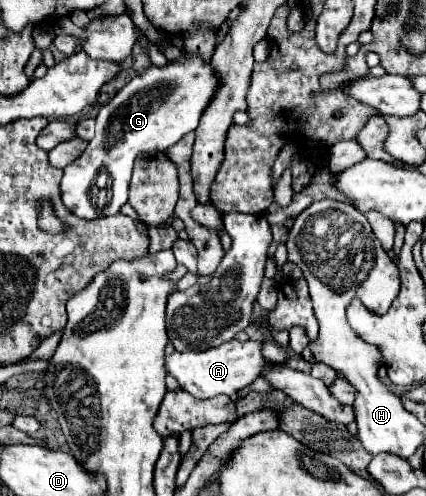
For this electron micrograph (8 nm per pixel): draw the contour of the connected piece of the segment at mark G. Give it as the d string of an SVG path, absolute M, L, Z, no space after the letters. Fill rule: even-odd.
M187 55L181 63L169 63L163 69L151 65L145 73L133 77L109 103L101 107L99 115L95 117L97 121L95 137L89 141L87 151L83 151L79 159L75 159L63 169L61 197L65 207L81 219L97 219L119 213L121 205L127 203L127 187L129 187L135 157L147 151L165 151L167 147L175 145L185 133L195 131L201 113L205 111L207 103L215 93L215 87L217 87L217 79L213 75L211 65L203 63L199 57L187 57Z

